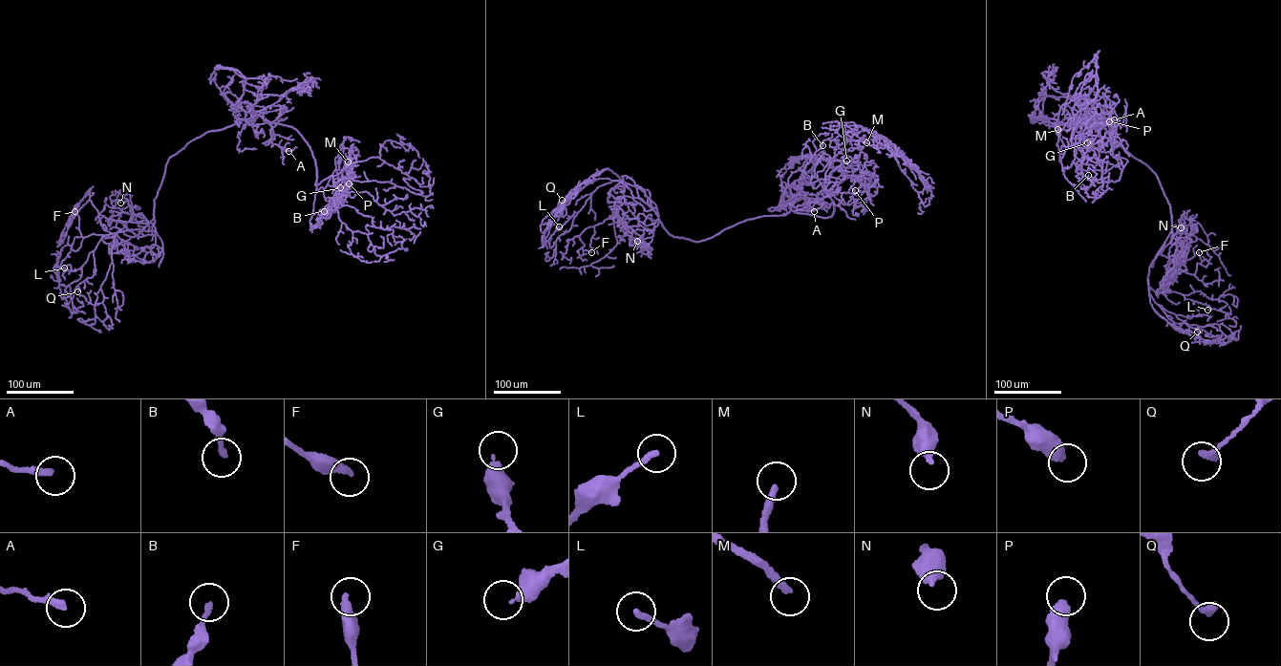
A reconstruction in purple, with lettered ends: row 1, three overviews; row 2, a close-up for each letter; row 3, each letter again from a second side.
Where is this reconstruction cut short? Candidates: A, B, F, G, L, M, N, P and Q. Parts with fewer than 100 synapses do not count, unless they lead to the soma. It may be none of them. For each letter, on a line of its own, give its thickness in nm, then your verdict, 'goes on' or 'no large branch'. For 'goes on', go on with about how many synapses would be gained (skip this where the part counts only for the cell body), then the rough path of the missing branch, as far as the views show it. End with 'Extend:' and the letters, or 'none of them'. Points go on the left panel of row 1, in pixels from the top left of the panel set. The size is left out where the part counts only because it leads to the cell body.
A: calibre 280 nm; no large branch
B: calibre 200 nm; no large branch
F: calibre 320 nm; no large branch
G: calibre 400 nm; no large branch
L: calibre 240 nm; no large branch
M: calibre 280 nm; goes on; 200 synapses; course (348, 161), (360, 151), (359, 134), (367, 132), (385, 134), (388, 128), (391, 129)
N: calibre 460 nm; no large branch
P: calibre 500 nm; no large branch
Q: calibre 320 nm; no large branch
Extend: M

